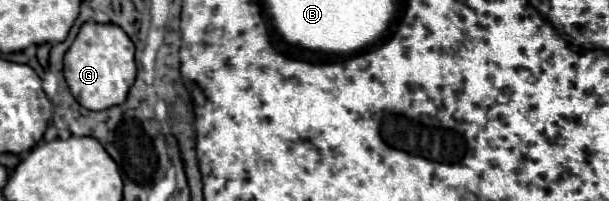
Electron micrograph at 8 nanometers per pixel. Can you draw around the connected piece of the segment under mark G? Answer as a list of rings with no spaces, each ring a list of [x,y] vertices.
[[[82,24],[76,40],[64,56],[64,78],[72,96],[88,110],[106,110],[122,104],[136,80],[134,44],[116,24]]]

